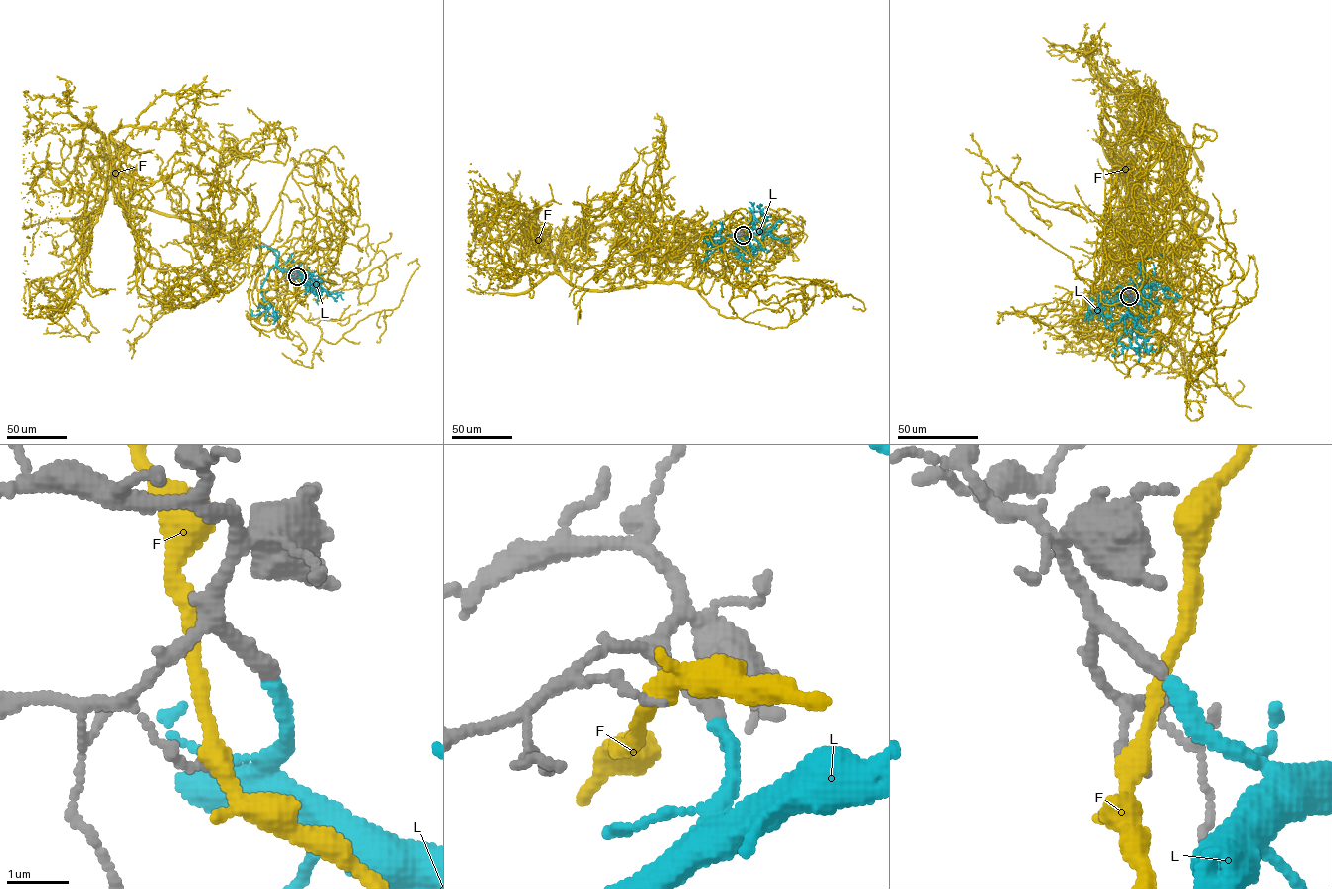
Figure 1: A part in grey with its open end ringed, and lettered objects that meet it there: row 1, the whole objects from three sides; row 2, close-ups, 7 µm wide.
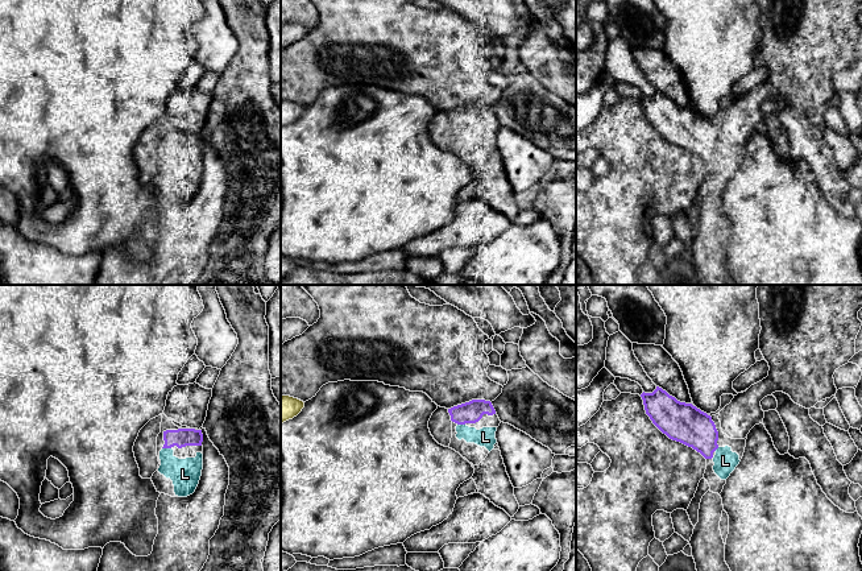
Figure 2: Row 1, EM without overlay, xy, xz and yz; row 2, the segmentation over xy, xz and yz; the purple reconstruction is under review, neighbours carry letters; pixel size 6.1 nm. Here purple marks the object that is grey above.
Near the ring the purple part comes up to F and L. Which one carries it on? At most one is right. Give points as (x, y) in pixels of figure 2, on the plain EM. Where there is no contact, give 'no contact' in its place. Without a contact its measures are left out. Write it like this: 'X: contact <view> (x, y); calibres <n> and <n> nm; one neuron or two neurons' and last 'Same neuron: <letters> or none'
F: no contact; two neurons
L: contact xy (166, 152); calibres 110 and 190 nm; one neuron
Same neuron: L

